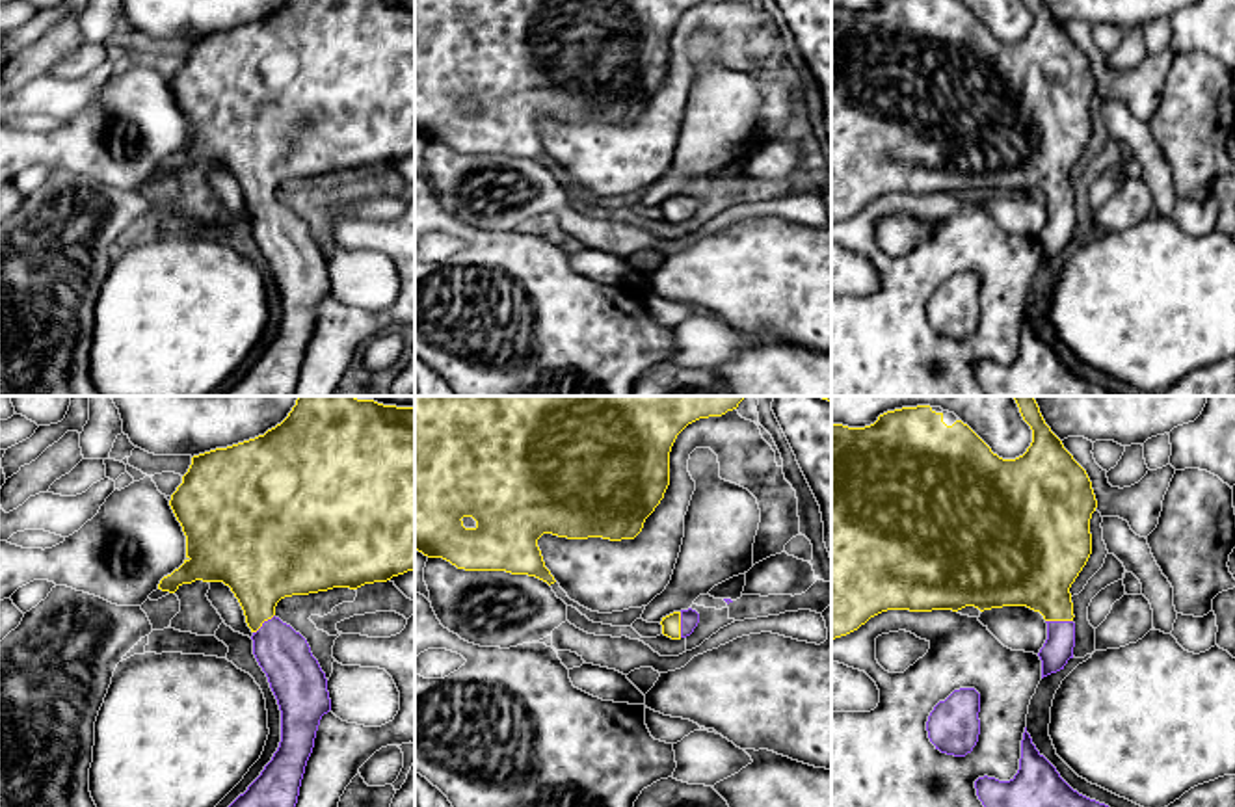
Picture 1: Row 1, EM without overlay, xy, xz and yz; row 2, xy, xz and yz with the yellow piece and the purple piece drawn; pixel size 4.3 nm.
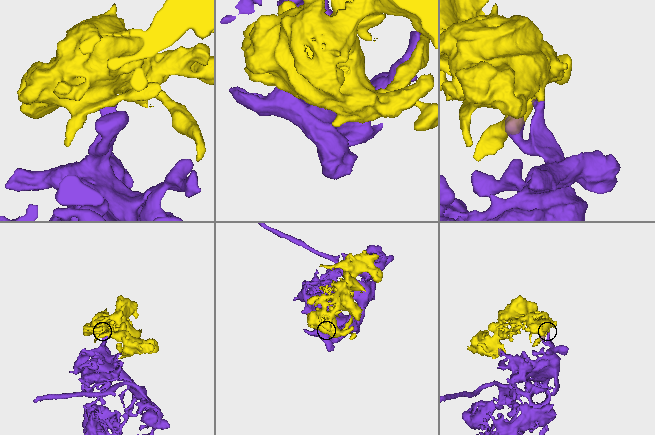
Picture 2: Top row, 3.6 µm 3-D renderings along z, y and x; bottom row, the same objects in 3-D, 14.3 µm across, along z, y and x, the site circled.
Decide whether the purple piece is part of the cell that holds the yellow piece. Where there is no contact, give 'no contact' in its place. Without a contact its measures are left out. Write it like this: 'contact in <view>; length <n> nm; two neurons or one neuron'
contact in yz; length 120 nm; one neuron

